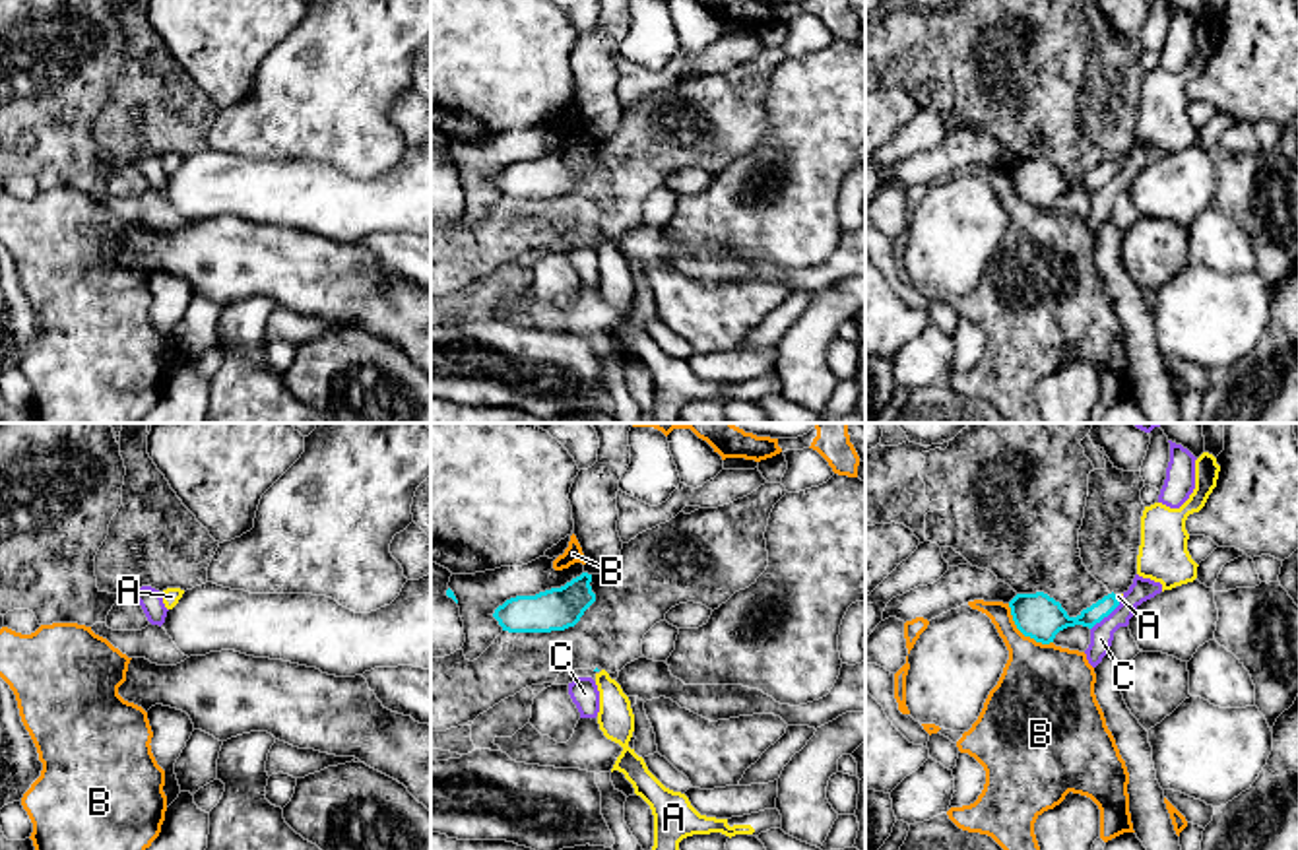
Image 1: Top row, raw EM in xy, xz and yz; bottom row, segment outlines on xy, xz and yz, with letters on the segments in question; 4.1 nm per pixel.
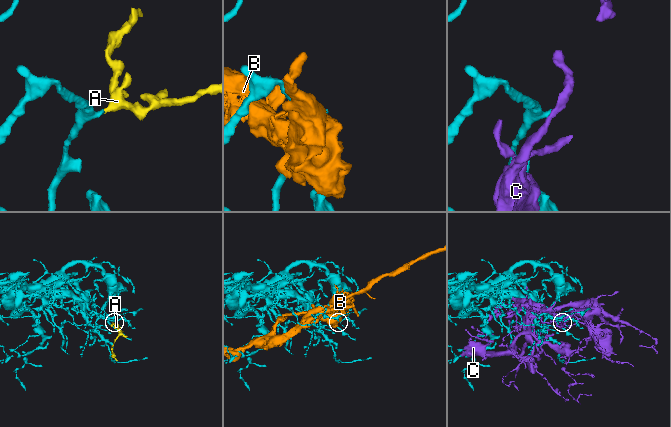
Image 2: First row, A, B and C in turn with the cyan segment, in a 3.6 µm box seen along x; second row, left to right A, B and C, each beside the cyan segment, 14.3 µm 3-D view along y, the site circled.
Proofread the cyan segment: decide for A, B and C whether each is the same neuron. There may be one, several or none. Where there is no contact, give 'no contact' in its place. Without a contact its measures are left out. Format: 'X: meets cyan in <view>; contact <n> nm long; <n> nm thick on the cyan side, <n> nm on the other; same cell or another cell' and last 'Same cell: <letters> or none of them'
A: meets cyan in yz; contact 40 nm long; 80 nm thick on the cyan side, 20 nm on the other; same cell
B: meets cyan in yz; contact 260 nm long; 190 nm thick on the cyan side, 380 nm on the other; another cell
C: meets cyan in yz; contact 170 nm long; 170 nm thick on the cyan side, 100 nm on the other; another cell
Same cell: A

